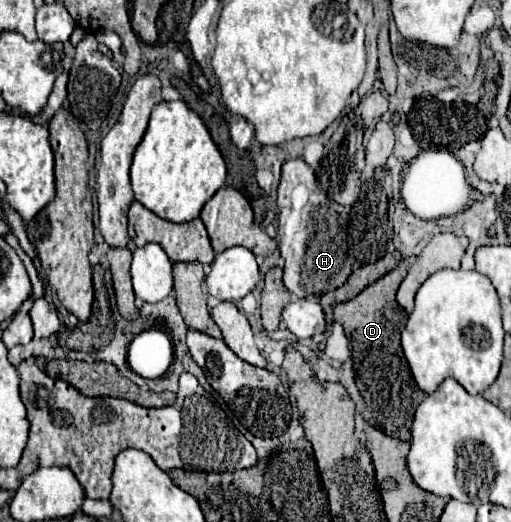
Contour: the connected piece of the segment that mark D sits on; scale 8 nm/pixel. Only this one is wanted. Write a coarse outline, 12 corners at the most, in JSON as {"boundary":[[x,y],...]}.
{"boundary":[[403,261],[333,307],[365,421],[401,441],[425,399],[399,343]]}

